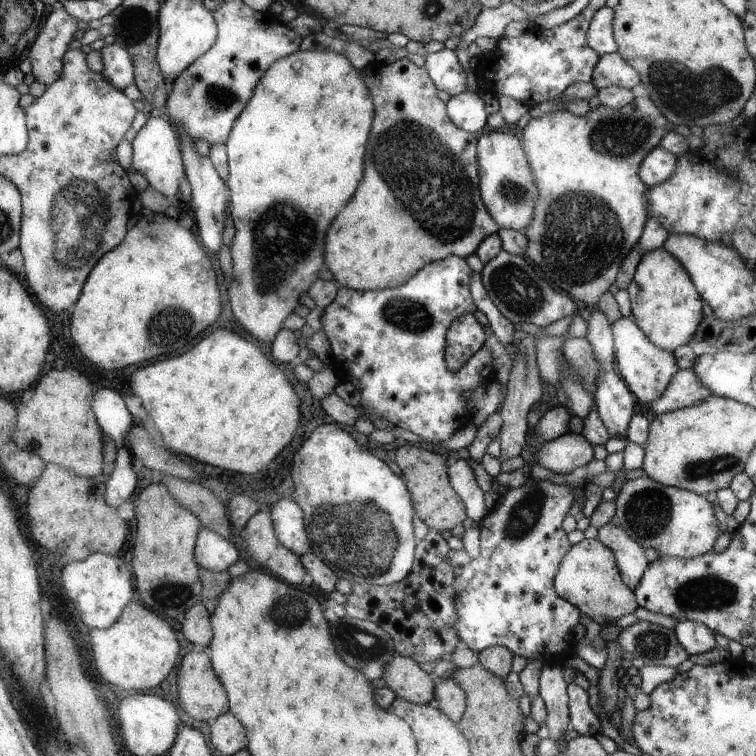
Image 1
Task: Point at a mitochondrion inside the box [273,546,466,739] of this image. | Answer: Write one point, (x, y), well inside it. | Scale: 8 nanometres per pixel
(355, 646)

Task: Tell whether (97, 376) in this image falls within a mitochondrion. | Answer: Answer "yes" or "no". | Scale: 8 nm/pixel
no

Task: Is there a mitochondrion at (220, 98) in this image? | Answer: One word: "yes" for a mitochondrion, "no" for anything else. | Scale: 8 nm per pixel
yes

